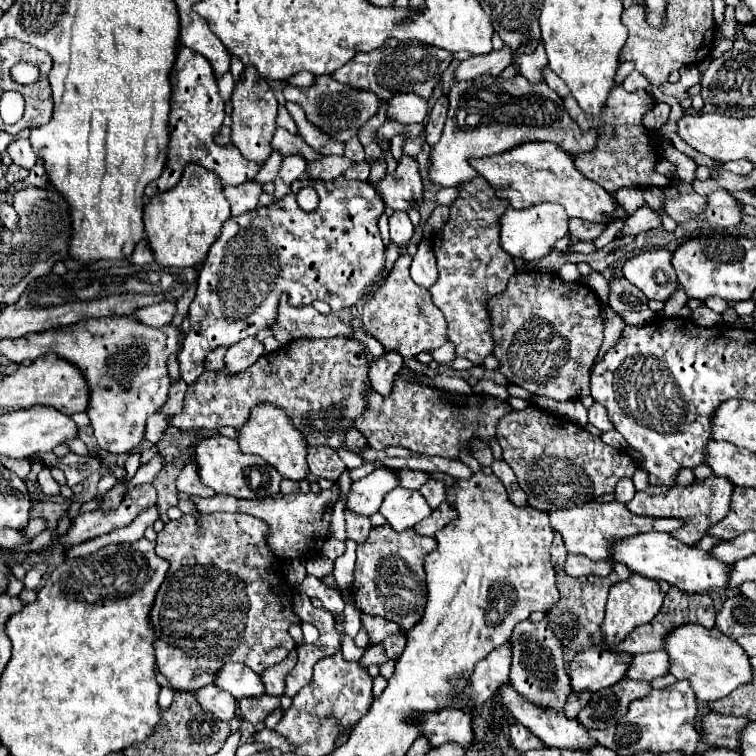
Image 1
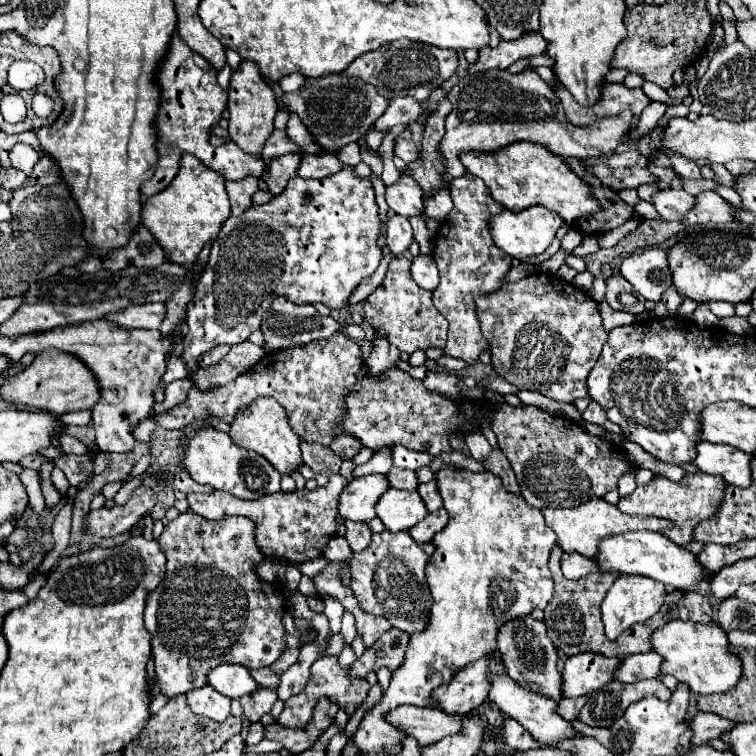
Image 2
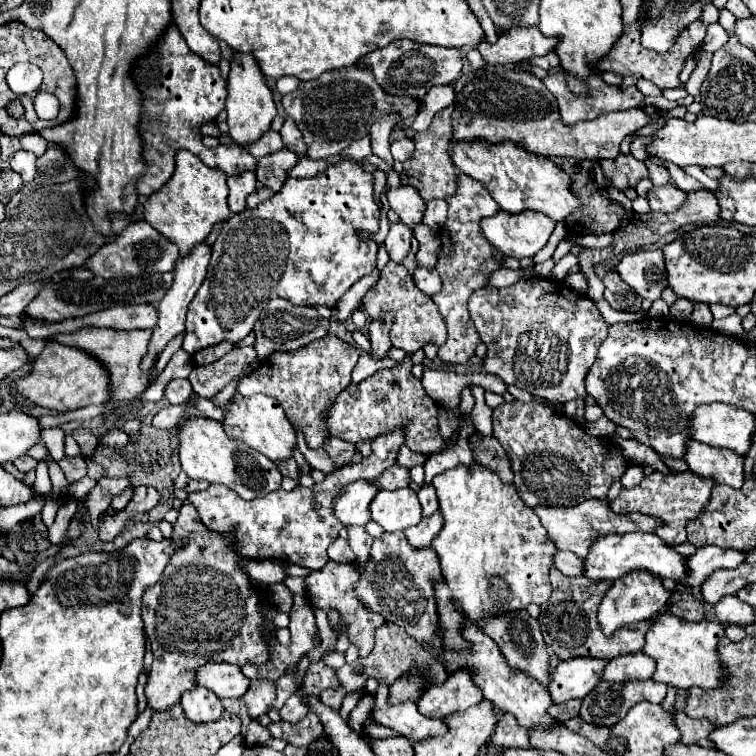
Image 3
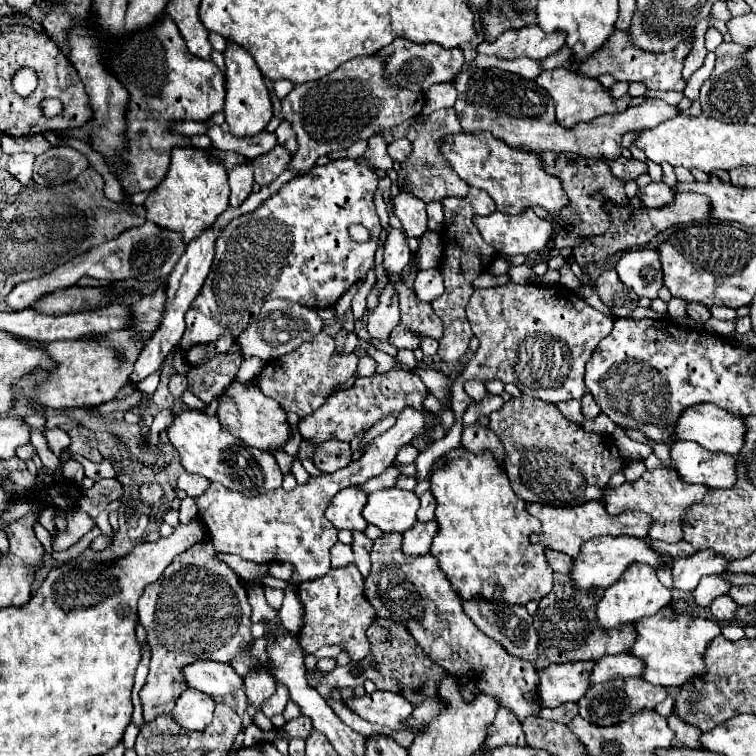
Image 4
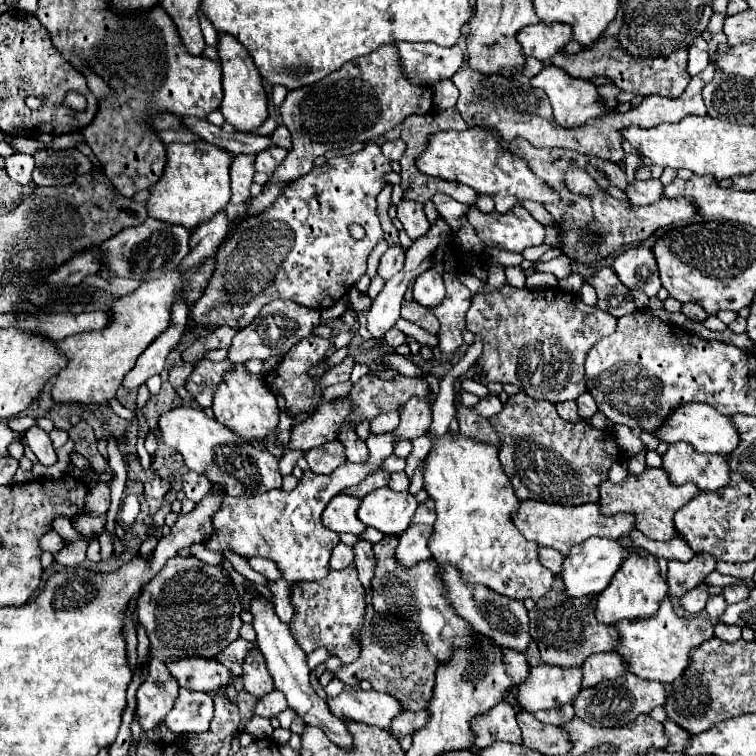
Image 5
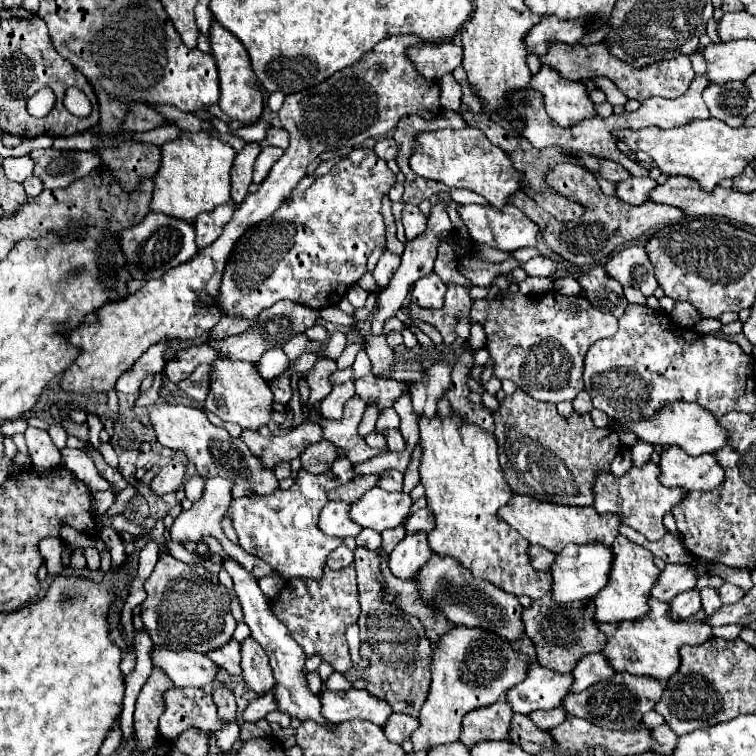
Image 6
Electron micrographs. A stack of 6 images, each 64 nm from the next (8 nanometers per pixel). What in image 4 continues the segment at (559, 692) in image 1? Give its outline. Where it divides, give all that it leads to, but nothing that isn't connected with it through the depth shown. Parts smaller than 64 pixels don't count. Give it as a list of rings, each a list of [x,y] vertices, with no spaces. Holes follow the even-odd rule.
[[[472,598],[472,602],[464,602],[464,612],[472,622],[500,642],[510,654],[516,654],[528,662],[536,662],[538,658],[538,634],[532,626],[532,616],[526,612],[526,606],[504,606],[504,602],[480,602],[480,598]]]

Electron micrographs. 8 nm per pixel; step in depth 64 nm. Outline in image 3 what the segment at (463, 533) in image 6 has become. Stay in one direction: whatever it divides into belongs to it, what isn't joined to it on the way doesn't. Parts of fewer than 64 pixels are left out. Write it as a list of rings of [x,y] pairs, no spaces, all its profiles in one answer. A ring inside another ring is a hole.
[[[478,462],[434,476],[432,486],[440,502],[438,512],[444,516],[444,526],[432,540],[444,578],[436,584],[440,634],[444,636],[444,648],[458,650],[470,644],[462,638],[464,618],[450,600],[456,598],[474,624],[478,618],[488,620],[506,610],[548,602],[552,592],[548,572],[556,546],[548,540],[540,518],[516,494],[516,488],[504,484],[496,472]]]

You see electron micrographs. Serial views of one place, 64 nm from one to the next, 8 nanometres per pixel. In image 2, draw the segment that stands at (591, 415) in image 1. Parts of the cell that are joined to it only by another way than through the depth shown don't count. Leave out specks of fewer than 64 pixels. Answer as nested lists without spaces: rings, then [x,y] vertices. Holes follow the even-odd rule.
[[[590,400],[590,404],[588,404],[586,412],[582,414],[582,418],[584,418],[586,422],[592,422],[592,424],[598,424],[598,426],[606,428],[606,431],[608,432],[614,432],[619,435],[623,434],[620,426],[608,420],[608,418],[606,418],[606,414],[604,414],[604,408],[600,408],[600,404],[598,404],[598,402],[594,402],[594,400]]]

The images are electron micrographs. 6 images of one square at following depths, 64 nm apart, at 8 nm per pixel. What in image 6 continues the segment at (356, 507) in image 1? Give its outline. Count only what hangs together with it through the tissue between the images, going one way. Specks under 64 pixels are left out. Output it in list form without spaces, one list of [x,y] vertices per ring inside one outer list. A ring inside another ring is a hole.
[[[328,502],[318,518],[318,528],[326,534],[326,536],[338,536],[338,538],[346,538],[346,536],[358,536],[362,526],[356,526],[356,522],[352,522],[348,518],[348,502]]]

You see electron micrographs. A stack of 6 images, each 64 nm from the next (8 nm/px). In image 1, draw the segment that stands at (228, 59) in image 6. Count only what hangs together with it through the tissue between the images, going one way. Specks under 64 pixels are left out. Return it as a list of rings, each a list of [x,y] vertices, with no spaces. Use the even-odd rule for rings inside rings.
[[[246,66],[244,72],[240,74],[236,86],[234,86],[230,104],[232,104],[232,124],[230,124],[232,144],[244,154],[244,158],[248,158],[256,164],[264,164],[266,158],[272,154],[270,140],[272,140],[274,130],[276,130],[278,102],[276,102],[274,92],[266,84],[266,80],[260,78],[258,70],[252,70],[252,66]]]

